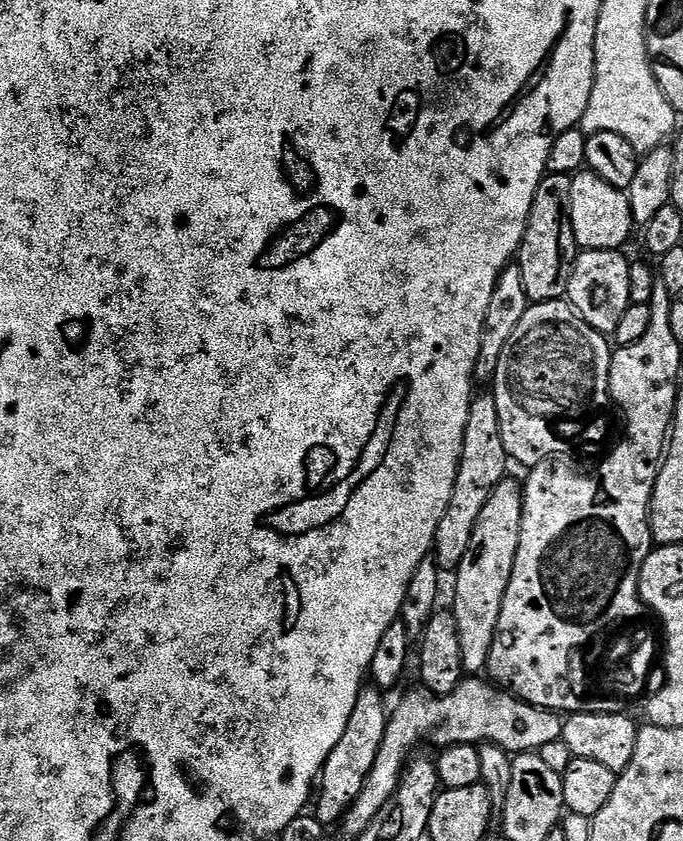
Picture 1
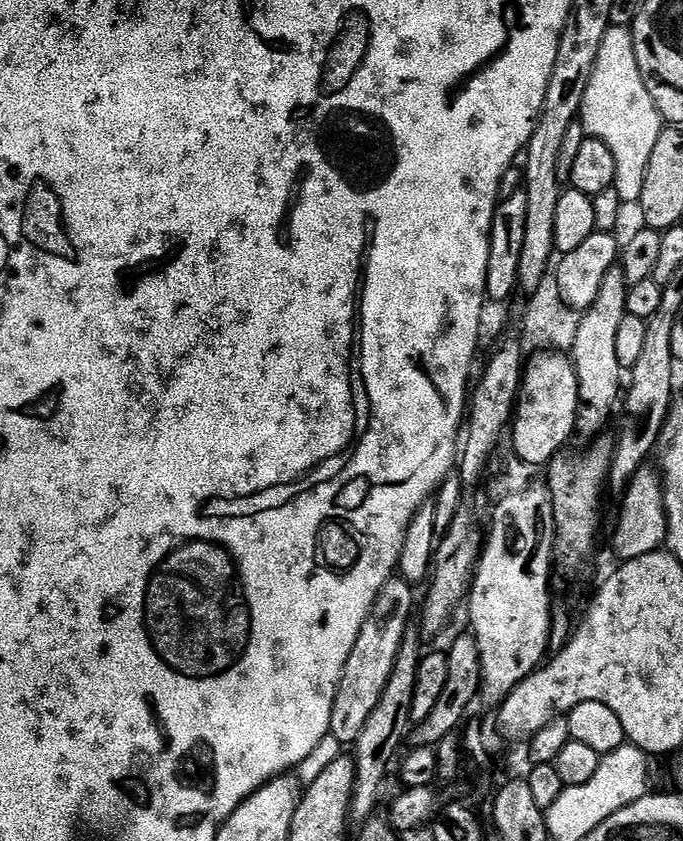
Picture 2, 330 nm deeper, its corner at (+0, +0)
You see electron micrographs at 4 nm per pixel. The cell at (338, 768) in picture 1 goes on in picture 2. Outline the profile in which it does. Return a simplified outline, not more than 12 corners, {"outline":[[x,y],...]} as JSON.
{"outline":[[388,580],[350,650],[330,735],[355,745],[390,682],[414,616]]}

